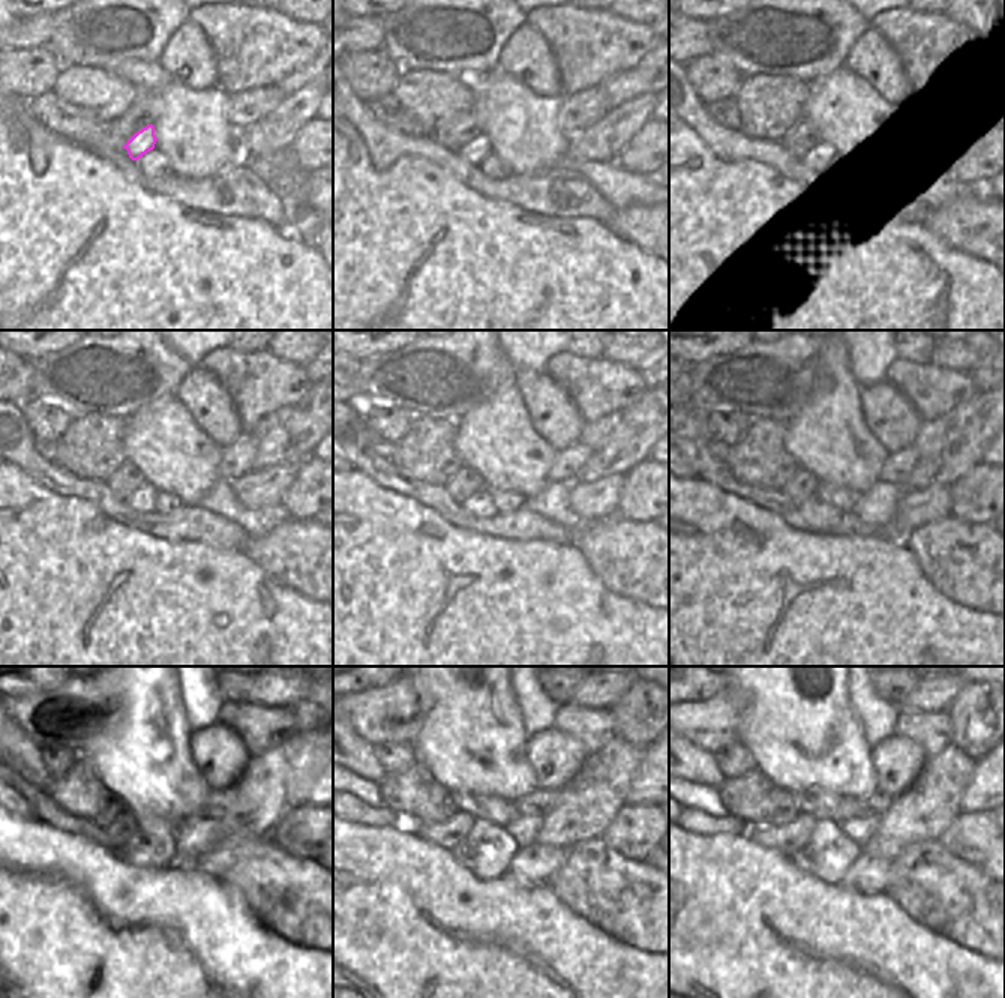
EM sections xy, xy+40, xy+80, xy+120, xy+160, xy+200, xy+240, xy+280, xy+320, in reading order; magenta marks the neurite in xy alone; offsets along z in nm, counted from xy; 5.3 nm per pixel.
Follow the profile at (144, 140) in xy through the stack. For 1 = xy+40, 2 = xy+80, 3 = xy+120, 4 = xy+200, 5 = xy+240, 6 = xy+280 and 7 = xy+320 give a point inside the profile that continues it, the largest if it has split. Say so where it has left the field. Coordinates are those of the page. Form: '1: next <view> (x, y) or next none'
1: next xy+40 (480, 146)
2: next xy+80 (816, 161)
3: next xy+120 (143, 500)
4: next xy+200 (819, 515)
5: next xy+240 (144, 850)
6: next xy+280 (488, 851)
7: next xy+320 (827, 854)

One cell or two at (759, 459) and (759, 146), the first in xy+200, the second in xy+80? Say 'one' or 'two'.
two

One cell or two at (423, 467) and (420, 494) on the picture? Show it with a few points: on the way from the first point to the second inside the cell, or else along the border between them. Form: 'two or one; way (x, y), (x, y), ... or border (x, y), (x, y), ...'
two; border (392, 462), (408, 477), (444, 485)

